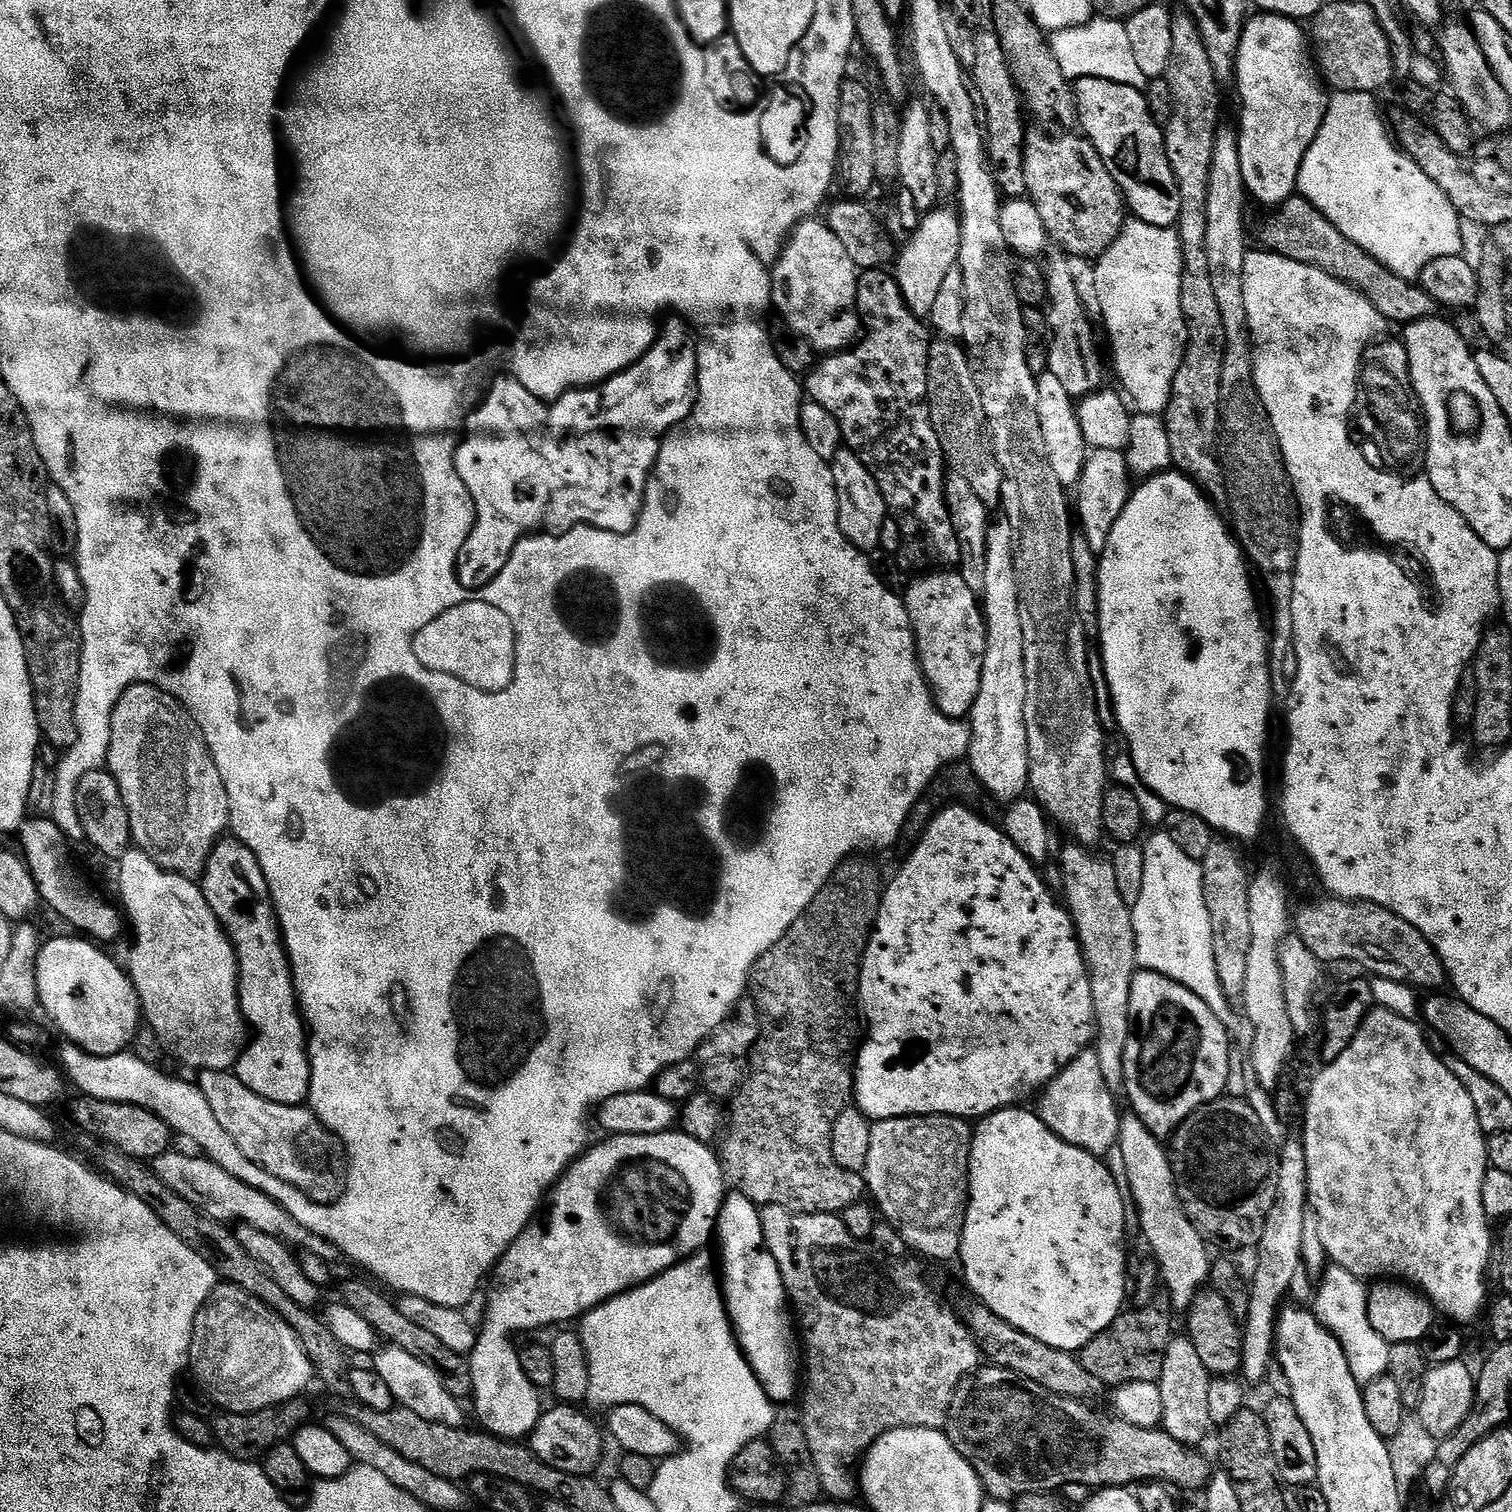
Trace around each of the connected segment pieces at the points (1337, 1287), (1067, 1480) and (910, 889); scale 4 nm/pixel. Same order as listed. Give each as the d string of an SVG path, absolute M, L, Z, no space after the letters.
M1332 1264L1327 1267L1319 1284L1320 1289L1317 1287L1314 1292L1314 1313L1321 1326L1332 1332L1341 1344L1350 1372L1358 1384L1363 1386L1385 1375L1390 1362L1390 1346L1368 1321L1368 1288L1365 1281Z
M984 1366L973 1372L967 1380L962 1380L960 1385L956 1387L952 1405L948 1408L946 1435L948 1441L958 1450L958 1454L962 1454L962 1458L966 1458L966 1462L970 1462L970 1466L978 1474L980 1485L984 1487L985 1493L994 1500L1014 1502L1019 1496L1034 1494L1035 1492L1055 1493L1057 1490L1060 1490L1056 1488L1064 1488L1067 1484L1081 1484L1082 1487L1088 1488L1087 1490L1128 1488L1129 1486L1139 1485L1141 1482L1163 1482L1173 1489L1185 1488L1188 1492L1197 1491L1196 1493L1207 1488L1208 1479L1212 1477L1214 1468L1213 1465L1208 1465L1207 1458L1200 1453L1200 1450L1183 1444L1182 1442L1178 1442L1174 1438L1170 1438L1170 1434L1161 1430L1159 1427L1139 1428L1138 1425L1130 1424L1123 1418L1115 1419L1116 1420L1111 1420L1110 1417L1103 1416L1100 1412L1095 1412L1092 1406L1089 1406L1087 1403L1078 1400L1068 1400L1064 1396L1054 1394L1050 1390L1038 1386L1038 1382L1030 1382L1025 1376L1019 1376L1005 1368Z
M949 806L941 808L928 827L923 832L919 833L916 844L916 849L908 856L908 861L900 868L900 873L893 878L892 881L887 881L886 887L883 889L880 898L880 913L876 915L876 927L872 929L872 936L884 936L884 948L880 942L876 942L874 937L870 938L868 948L863 952L862 963L859 965L858 972L863 974L866 982L866 1003L868 1004L868 1016L876 1016L876 1048L868 1047L868 1064L860 1064L855 1068L855 1091L854 1100L861 1112L868 1117L869 1120L875 1122L878 1120L893 1120L899 1116L962 1116L965 1118L983 1118L991 1116L993 1112L998 1112L1002 1108L1011 1108L1024 1102L1024 1099L1037 1090L1043 1089L1045 1084L1054 1079L1065 1066L1075 1059L1080 1052L1083 1052L1093 1043L1094 1040L1094 1023L1093 1012L1091 1006L1090 978L1088 977L1088 968L1084 964L1083 954L1080 951L1080 944L1076 939L1076 933L1073 931L1072 919L1069 916L1068 909L1063 903L1058 902L1052 897L1050 889L1044 885L1042 877L1036 873L1037 865L1031 860L1024 857L1018 846L1007 837L1007 834L999 827L996 828L985 817L977 816L971 812L969 808L961 808L959 806Z

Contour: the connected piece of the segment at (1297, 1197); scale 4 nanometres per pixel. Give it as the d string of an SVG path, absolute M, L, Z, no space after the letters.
M1303 1139L1288 1140L1284 1144L1284 1149L1282 1147L1279 1149L1276 1173L1278 1186L1274 1206L1270 1206L1270 1214L1266 1218L1266 1230L1262 1230L1256 1273L1253 1274L1252 1280L1250 1276L1248 1317L1242 1322L1244 1333L1242 1376L1249 1385L1258 1383L1267 1374L1268 1367L1273 1367L1277 1315L1285 1303L1284 1298L1289 1295L1293 1275L1302 1264L1302 1226L1310 1208Z

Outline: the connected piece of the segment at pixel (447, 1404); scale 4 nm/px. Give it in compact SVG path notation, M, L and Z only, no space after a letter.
M388 1344L377 1347L372 1358L372 1366L378 1374L378 1378L382 1378L382 1382L386 1382L393 1401L399 1407L414 1410L414 1414L418 1414L418 1418L426 1418L426 1422L438 1422L442 1426L451 1428L465 1427L465 1405L461 1401L455 1400L450 1394L450 1390L446 1390L446 1386L442 1386L442 1378L431 1364L414 1358L414 1354L406 1354L406 1350L402 1350L398 1346Z

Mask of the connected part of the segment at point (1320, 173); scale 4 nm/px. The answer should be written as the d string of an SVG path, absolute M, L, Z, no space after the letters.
M1333 91L1330 99L1327 101L1327 108L1324 112L1324 120L1321 122L1321 128L1317 132L1316 140L1308 148L1304 161L1301 164L1301 170L1297 178L1297 189L1299 195L1305 196L1306 199L1316 209L1322 213L1334 226L1338 226L1338 230L1342 230L1342 234L1346 234L1346 238L1350 238L1350 242L1358 242L1358 246L1362 246L1362 250L1366 250L1366 254L1370 254L1378 262L1382 262L1382 266L1391 268L1394 274L1398 274L1398 278L1403 280L1419 281L1422 270L1434 258L1446 258L1447 256L1459 256L1465 250L1464 236L1460 233L1462 221L1459 214L1454 210L1454 206L1446 198L1446 194L1442 194L1442 190L1438 190L1438 186L1434 181L1424 173L1414 161L1406 155L1395 143L1390 142L1390 128L1384 125L1384 120L1380 117L1380 112L1376 109L1373 93L1370 92L1338 92Z

